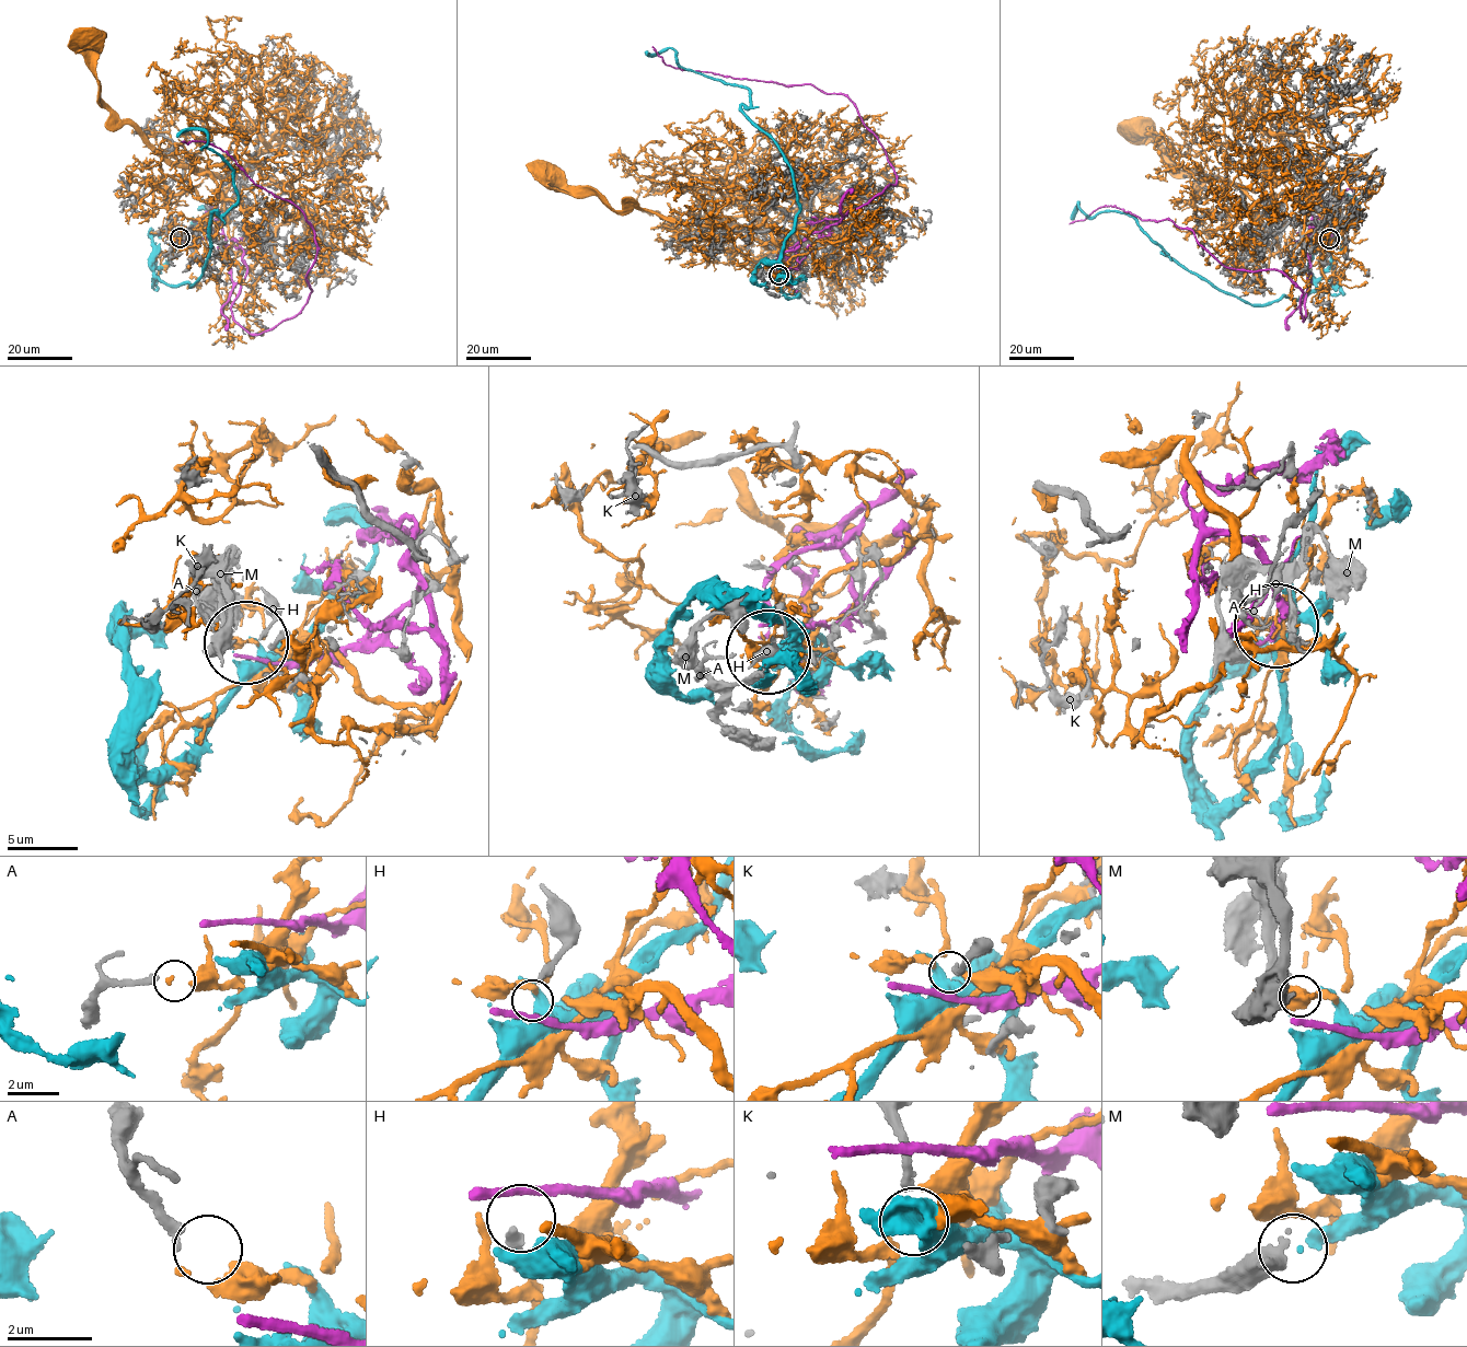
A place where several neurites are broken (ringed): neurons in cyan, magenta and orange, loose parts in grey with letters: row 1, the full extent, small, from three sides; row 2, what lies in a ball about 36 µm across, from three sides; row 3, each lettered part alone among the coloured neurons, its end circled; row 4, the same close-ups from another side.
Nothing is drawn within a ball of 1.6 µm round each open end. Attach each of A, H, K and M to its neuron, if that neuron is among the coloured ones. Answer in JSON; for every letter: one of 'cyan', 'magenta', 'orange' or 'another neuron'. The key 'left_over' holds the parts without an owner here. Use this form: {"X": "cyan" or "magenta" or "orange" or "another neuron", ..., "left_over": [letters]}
{"A": "orange", "H": "another neuron", "K": "another neuron", "M": "cyan", "left_over": ["H", "K"]}

